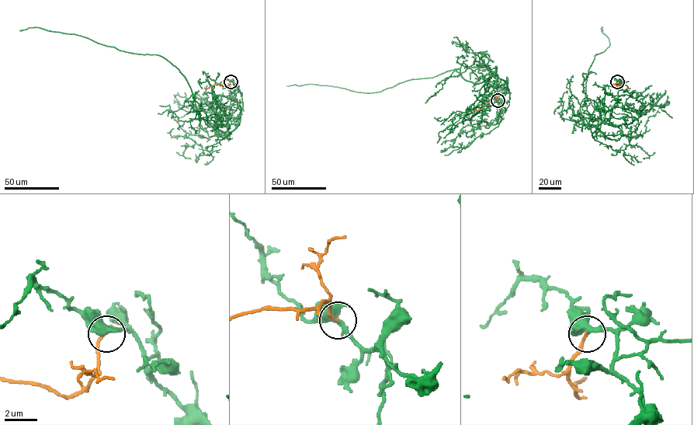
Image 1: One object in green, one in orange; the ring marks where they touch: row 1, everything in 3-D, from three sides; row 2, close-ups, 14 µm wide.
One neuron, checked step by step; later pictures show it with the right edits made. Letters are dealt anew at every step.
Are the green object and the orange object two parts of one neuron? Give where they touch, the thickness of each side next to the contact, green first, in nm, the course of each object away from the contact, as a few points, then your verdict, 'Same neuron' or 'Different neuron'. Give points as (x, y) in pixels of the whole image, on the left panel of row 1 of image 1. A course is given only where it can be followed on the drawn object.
Place: (230, 81). Thickness 320 nm (green) against 190 nm. Course of green: (230, 81), (242, 109), (223, 137), (185, 76), (162, 57), (38, 27), (19, 31). Course of orange: (230, 81), (228, 85), (216, 83), (203, 88). Same neuron

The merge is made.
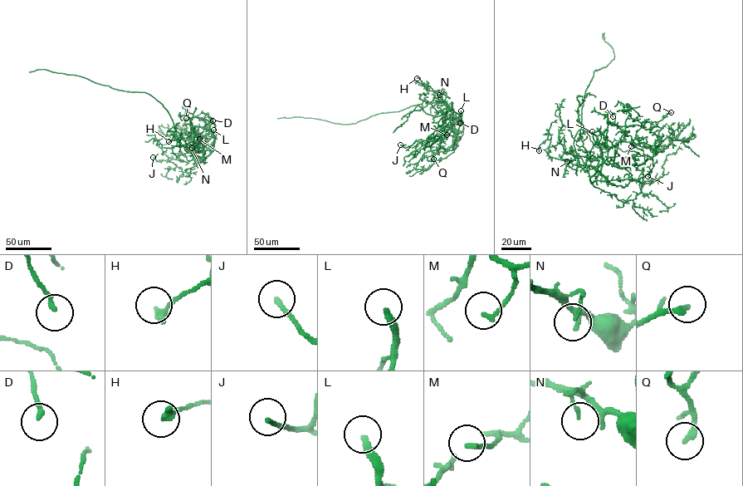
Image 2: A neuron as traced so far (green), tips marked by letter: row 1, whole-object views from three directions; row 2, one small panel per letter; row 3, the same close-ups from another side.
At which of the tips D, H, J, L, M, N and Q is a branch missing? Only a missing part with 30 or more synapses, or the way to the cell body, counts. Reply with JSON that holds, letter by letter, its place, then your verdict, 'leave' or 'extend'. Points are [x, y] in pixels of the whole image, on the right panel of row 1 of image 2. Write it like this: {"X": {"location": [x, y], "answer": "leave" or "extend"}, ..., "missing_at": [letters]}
{"D": {"location": [613, 116], "answer": "leave"}, "H": {"location": [539, 150], "answer": "leave"}, "J": {"location": [647, 176], "answer": "extend"}, "L": {"location": [592, 131], "answer": "extend"}, "M": {"location": [631, 146], "answer": "leave"}, "N": {"location": [567, 161], "answer": "leave"}, "Q": {"location": [671, 112], "answer": "extend"}, "missing_at": ["J", "L", "Q"]}

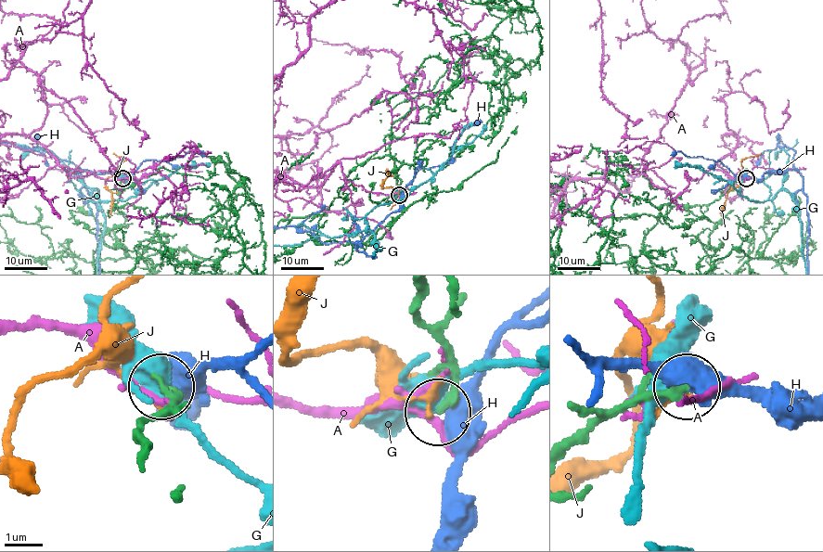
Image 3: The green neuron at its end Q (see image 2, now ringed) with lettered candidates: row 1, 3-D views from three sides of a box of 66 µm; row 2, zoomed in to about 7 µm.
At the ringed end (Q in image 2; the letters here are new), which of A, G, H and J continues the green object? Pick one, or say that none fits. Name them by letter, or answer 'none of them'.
none of them

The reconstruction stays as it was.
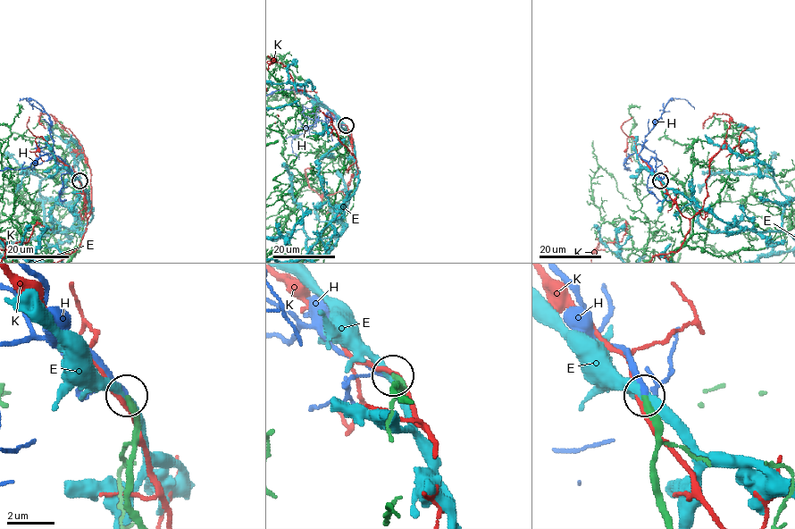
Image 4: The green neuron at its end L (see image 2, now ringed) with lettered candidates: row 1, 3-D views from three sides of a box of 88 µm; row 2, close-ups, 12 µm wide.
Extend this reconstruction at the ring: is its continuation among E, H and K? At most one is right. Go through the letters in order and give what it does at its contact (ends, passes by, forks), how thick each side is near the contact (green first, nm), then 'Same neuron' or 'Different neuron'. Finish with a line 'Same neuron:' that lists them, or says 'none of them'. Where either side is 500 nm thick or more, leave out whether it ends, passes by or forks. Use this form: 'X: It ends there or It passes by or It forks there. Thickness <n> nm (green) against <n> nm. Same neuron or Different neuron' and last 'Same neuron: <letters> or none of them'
E: It passes by. Thickness 400 nm (green) against 360 nm. Different neuron
H: It passes by. Thickness 280 nm (green) against 180 nm. Same neuron
K: It passes by. Thickness 240 nm (green) against 180 nm. Different neuron
Same neuron: H

